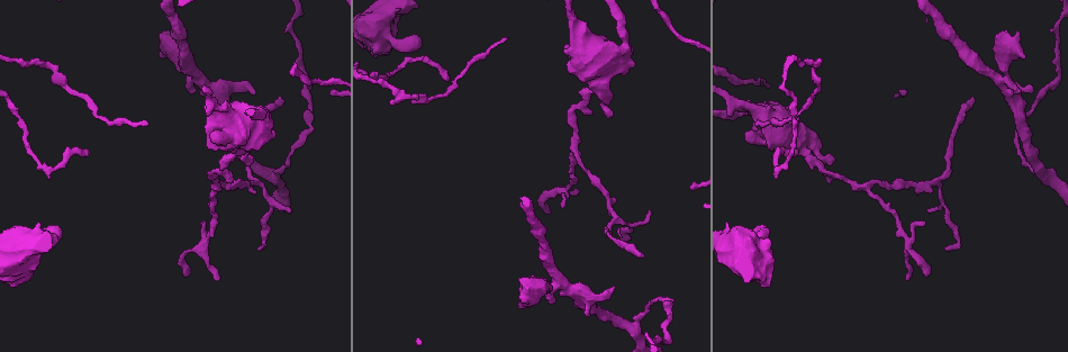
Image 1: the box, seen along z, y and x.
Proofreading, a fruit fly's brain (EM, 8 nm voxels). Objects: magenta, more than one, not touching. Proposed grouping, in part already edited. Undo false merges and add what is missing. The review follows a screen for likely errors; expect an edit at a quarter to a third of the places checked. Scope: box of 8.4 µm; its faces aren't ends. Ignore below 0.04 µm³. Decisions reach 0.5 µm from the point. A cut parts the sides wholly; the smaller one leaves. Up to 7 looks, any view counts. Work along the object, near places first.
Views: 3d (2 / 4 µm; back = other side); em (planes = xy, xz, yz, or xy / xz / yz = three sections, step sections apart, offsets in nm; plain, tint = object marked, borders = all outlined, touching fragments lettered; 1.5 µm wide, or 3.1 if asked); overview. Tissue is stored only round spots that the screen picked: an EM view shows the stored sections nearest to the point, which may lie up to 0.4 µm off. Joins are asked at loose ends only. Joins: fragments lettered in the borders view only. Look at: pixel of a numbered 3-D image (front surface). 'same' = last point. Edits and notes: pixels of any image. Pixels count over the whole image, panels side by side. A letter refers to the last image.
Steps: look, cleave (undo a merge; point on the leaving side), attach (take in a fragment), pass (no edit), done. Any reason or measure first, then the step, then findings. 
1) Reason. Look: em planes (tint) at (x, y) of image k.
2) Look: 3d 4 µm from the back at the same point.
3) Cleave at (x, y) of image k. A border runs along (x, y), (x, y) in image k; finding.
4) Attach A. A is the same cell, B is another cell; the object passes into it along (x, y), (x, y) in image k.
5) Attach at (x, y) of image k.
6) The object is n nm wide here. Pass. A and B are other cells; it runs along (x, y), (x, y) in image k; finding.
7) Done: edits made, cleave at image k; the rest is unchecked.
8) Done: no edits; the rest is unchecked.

Branch stops here. Look: em planes (borders) at (448, 79) of image 1.

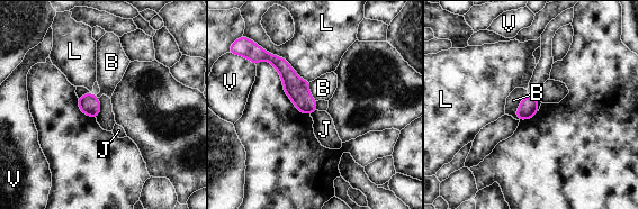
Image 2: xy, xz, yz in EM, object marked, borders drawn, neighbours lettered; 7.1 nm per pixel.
Pass. B, J, L and V are other cells; a border runs along (315, 109), (309, 115) in image 2; no lettered fragment goes on from it.

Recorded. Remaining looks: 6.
An open end. Look: em planes (borders) at (146, 121) of image 1.

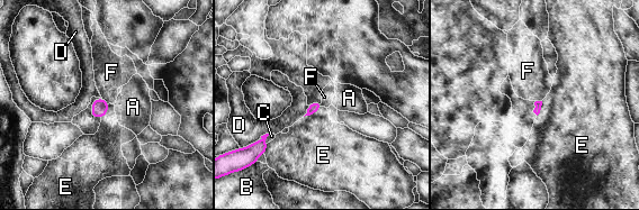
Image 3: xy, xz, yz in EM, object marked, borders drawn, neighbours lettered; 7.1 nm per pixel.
Pass. A, B, C, D, E and F are other cells; a border runs along (102, 98), (108, 103) in image 3; no lettered fragment goes on from it.

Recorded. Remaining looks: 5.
Look: 3d 4 µm from the back at (226, 160) of image 1.

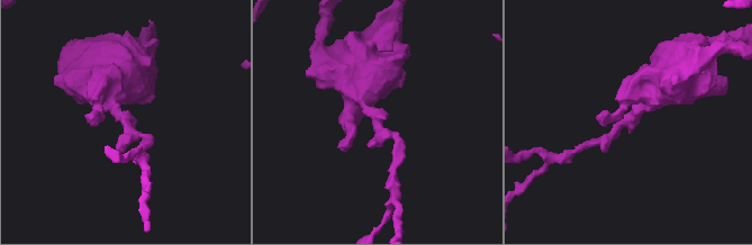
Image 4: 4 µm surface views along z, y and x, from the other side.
Now the EM. Look: em yz step 8 (tint) at (374, 119) of image 4.

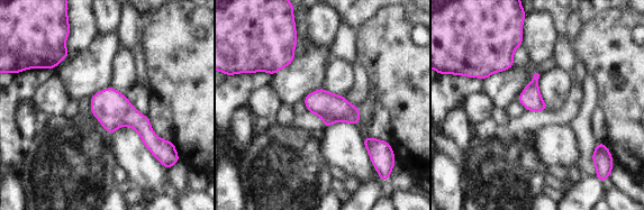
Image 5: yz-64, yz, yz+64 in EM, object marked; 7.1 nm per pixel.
Look: em yz step 8 (borders) at the same point.

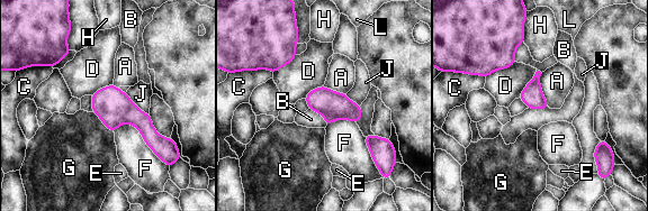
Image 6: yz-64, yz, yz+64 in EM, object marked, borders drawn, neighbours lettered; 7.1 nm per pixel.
Pass. A, B, C, D, E, F, G, H, J and L are other cells; a border runs along (308, 108), (318, 112), (326, 125) in image 6; all the same neuron.

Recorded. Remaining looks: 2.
Done: no edits; the rest is unchecked.

